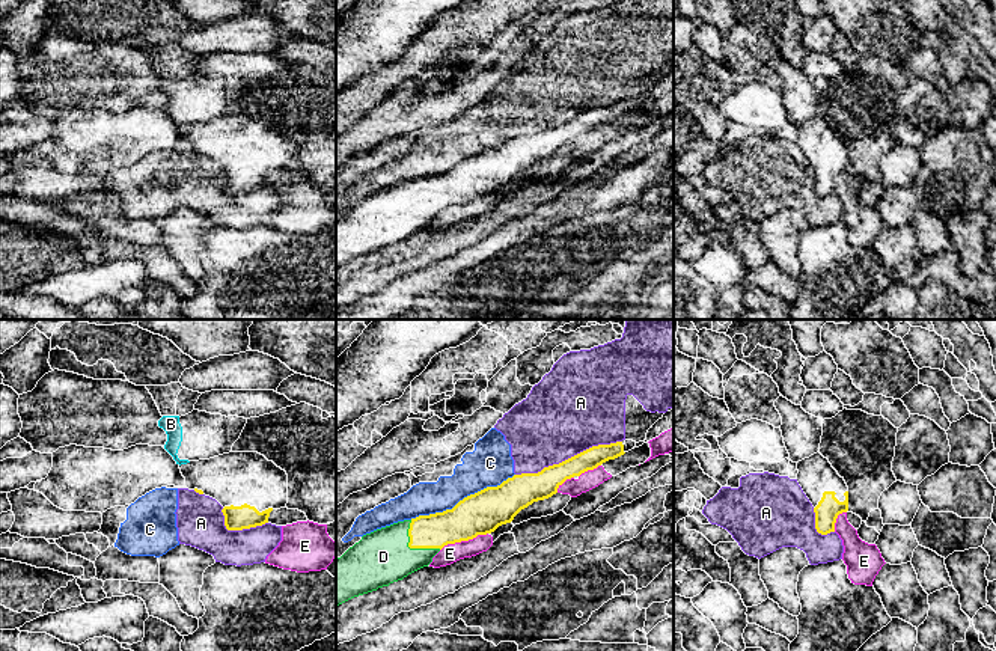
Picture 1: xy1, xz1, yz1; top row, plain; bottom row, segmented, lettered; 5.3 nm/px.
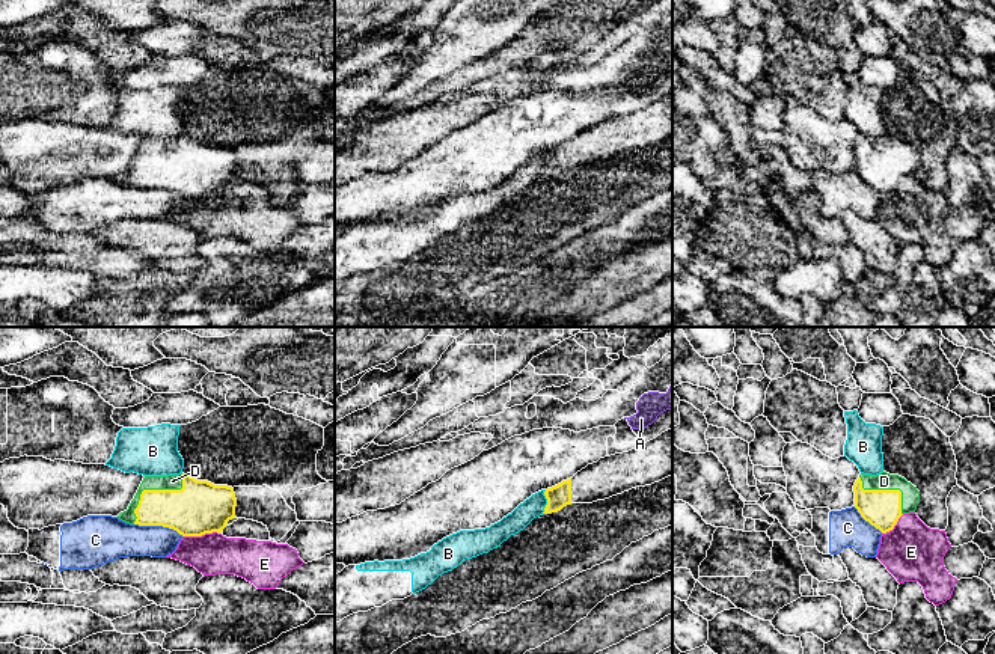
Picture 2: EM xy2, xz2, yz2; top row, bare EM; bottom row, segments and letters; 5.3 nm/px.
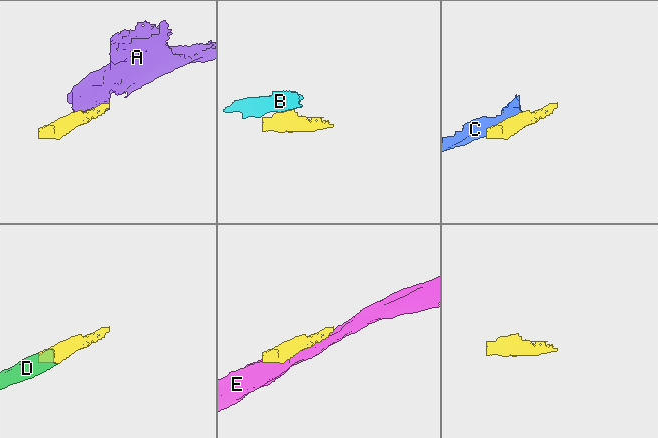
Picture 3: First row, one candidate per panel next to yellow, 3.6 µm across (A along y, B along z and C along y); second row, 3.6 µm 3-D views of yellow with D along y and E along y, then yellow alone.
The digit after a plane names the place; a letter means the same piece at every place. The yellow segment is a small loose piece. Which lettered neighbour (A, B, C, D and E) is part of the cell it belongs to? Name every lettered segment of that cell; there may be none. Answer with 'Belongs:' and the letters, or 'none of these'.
Belongs: D

